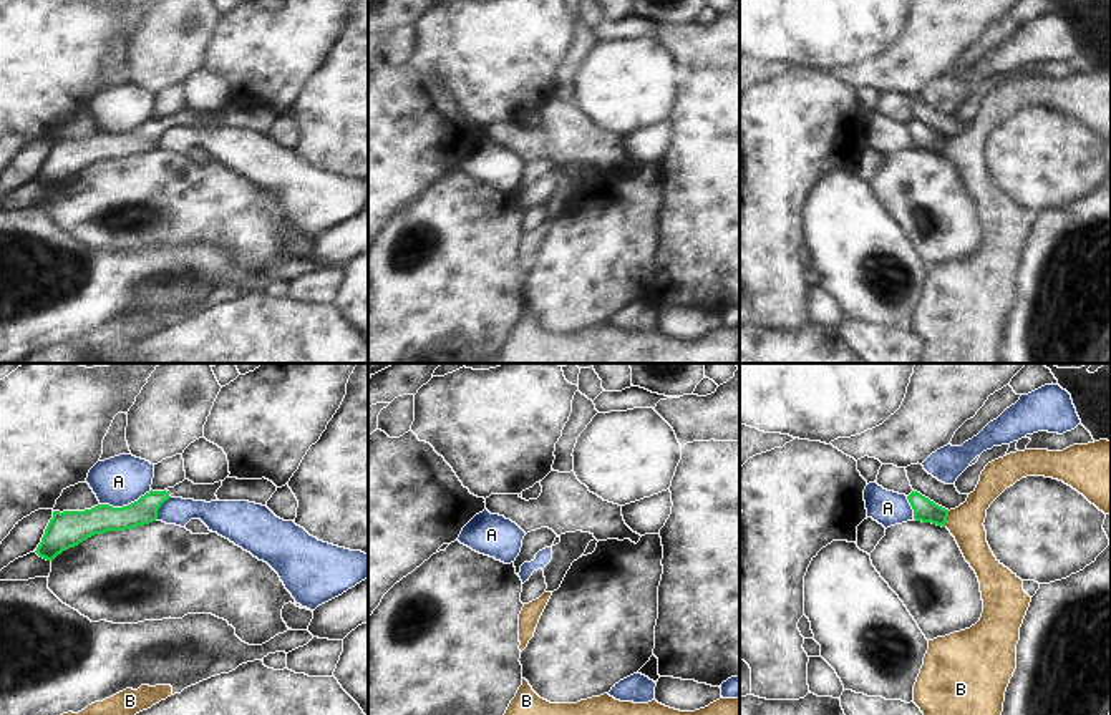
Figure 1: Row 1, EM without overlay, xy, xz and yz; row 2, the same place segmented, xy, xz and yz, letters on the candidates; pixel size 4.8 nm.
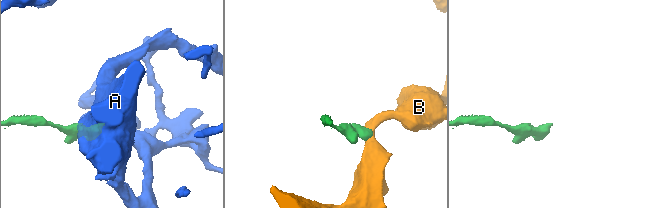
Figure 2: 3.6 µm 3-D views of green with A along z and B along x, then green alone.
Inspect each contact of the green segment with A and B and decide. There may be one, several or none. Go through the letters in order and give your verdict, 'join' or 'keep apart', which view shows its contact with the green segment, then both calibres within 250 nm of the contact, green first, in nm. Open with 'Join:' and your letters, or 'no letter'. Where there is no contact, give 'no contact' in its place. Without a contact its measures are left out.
Join: no letter
A: keep apart; contact in xy; calibres 150 and 240 nm
B: keep apart; contact in yz; calibres 110 and 180 nm

